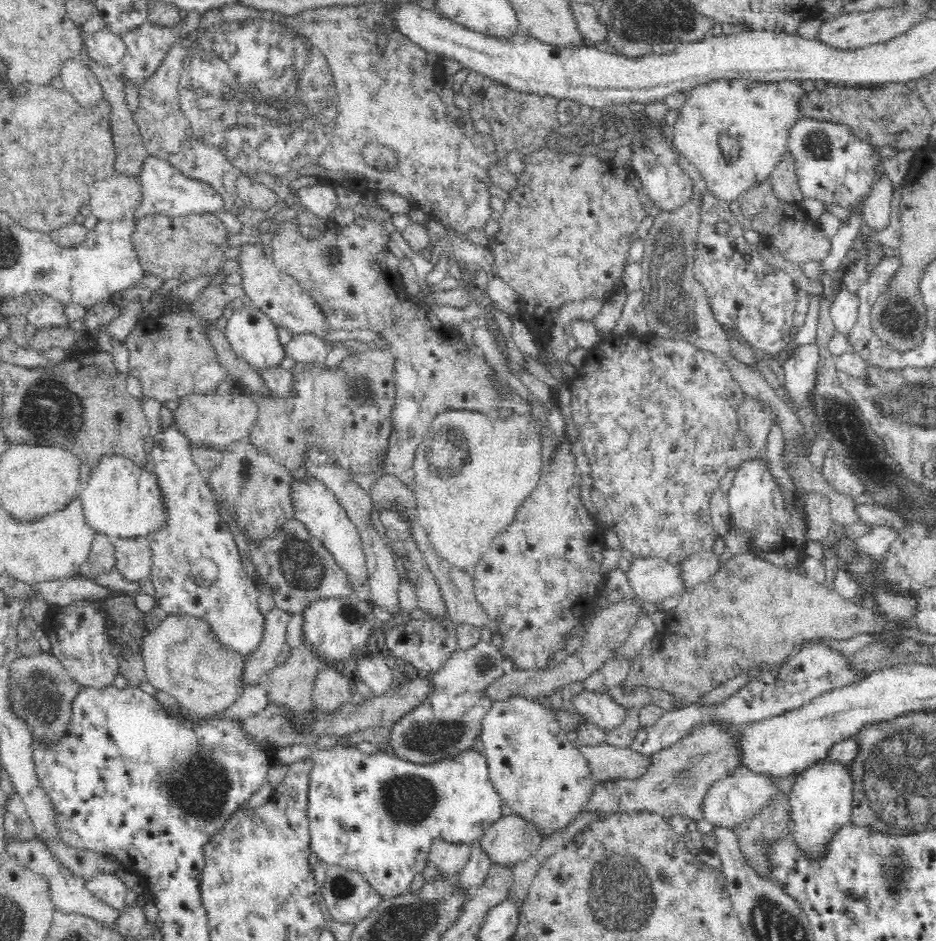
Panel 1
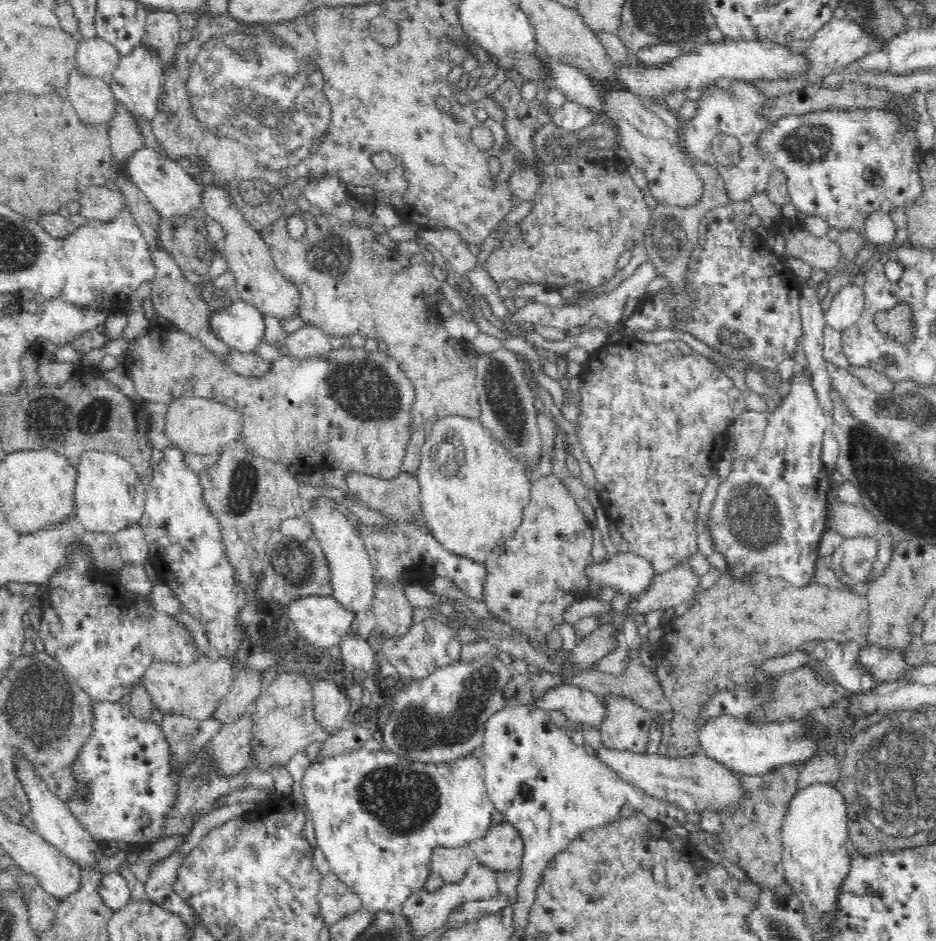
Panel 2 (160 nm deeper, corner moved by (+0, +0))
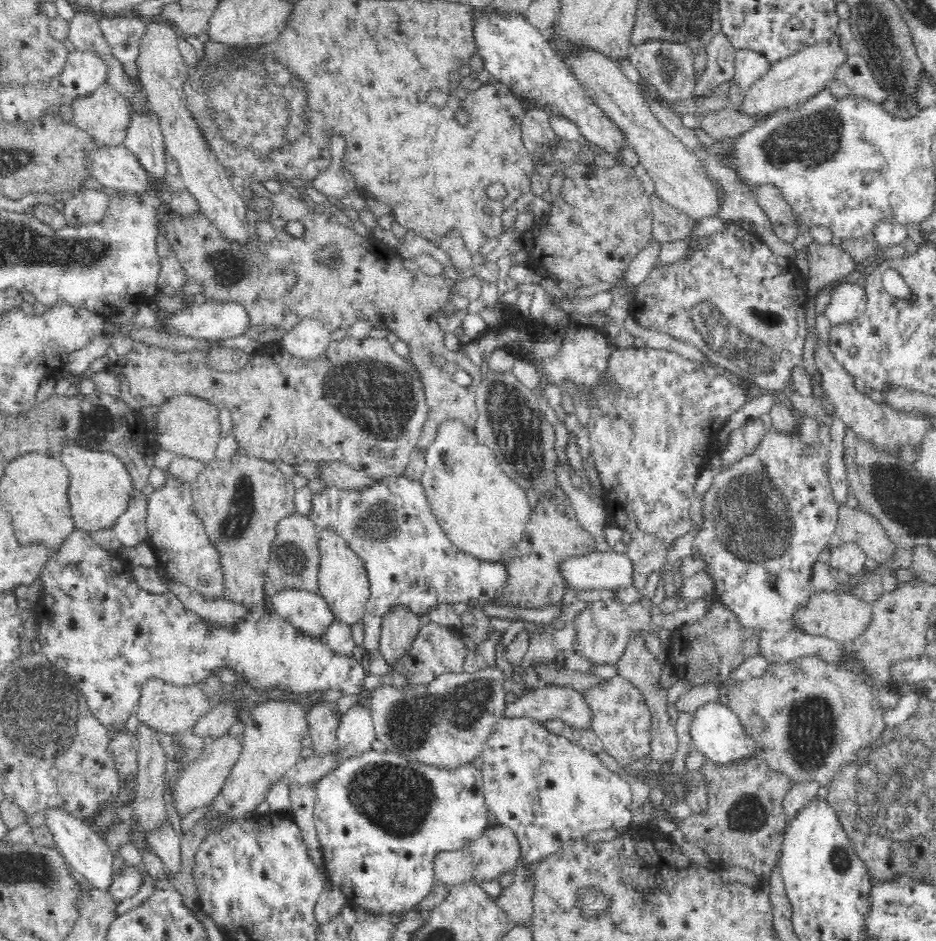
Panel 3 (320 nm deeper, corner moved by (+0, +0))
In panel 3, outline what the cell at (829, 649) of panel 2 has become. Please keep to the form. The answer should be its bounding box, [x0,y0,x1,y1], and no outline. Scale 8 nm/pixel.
[695,414,900,710]

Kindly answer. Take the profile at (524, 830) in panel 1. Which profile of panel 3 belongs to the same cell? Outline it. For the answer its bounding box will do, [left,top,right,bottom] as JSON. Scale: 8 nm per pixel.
[466,825,521,881]

